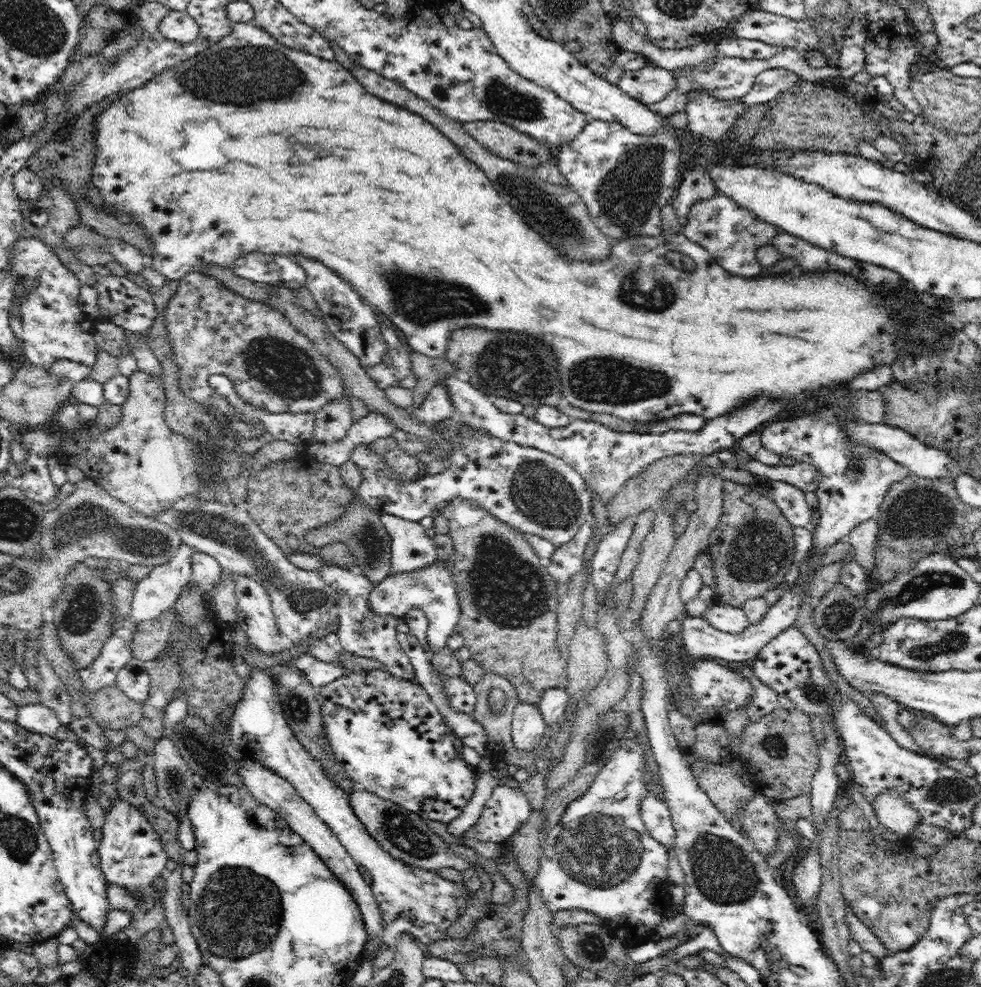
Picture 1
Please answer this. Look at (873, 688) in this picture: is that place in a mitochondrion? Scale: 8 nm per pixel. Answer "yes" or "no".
no

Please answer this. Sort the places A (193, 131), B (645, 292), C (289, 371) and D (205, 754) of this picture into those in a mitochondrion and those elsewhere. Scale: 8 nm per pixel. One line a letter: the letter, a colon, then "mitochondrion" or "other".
A: other
B: mitochondrion
C: mitochondrion
D: mitochondrion

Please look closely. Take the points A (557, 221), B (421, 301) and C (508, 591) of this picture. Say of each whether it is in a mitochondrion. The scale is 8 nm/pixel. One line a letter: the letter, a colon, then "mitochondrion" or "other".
A: mitochondrion
B: mitochondrion
C: mitochondrion

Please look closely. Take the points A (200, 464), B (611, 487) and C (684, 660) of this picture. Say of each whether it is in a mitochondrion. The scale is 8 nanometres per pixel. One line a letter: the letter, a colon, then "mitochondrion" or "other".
A: mitochondrion
B: other
C: other

